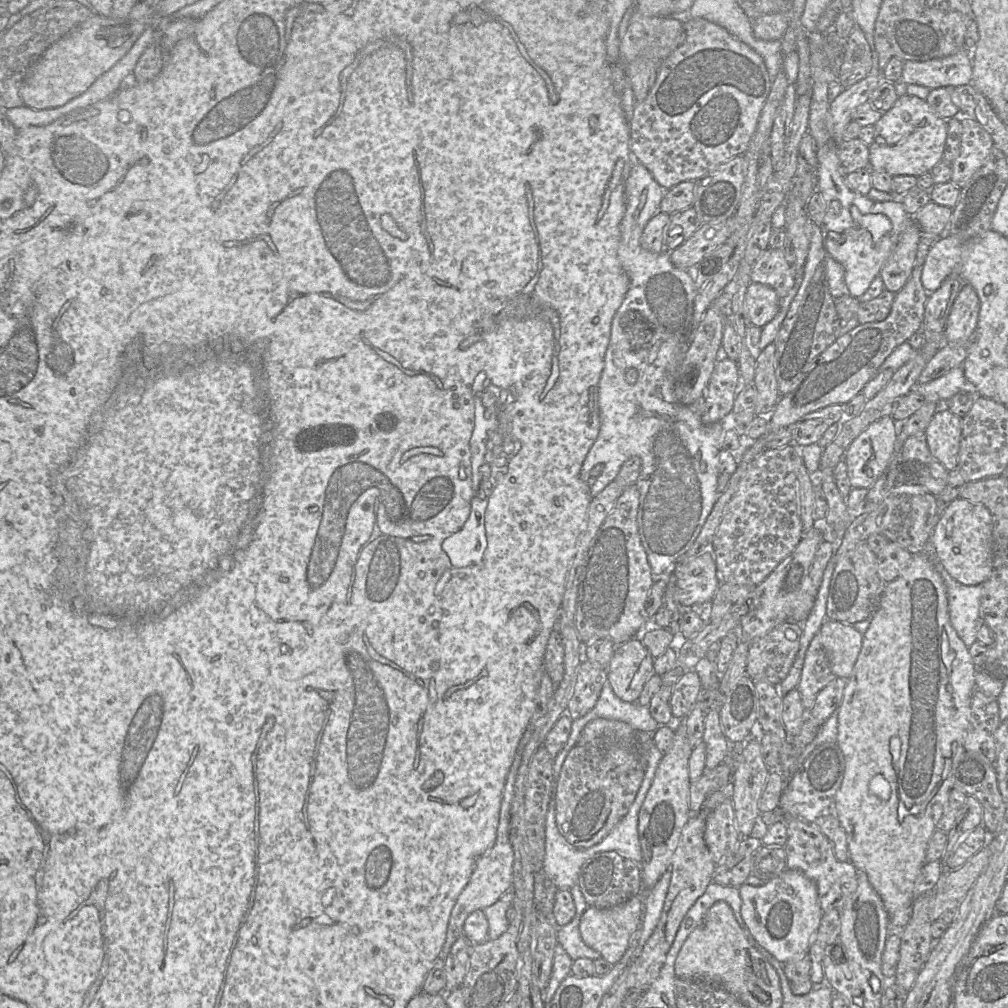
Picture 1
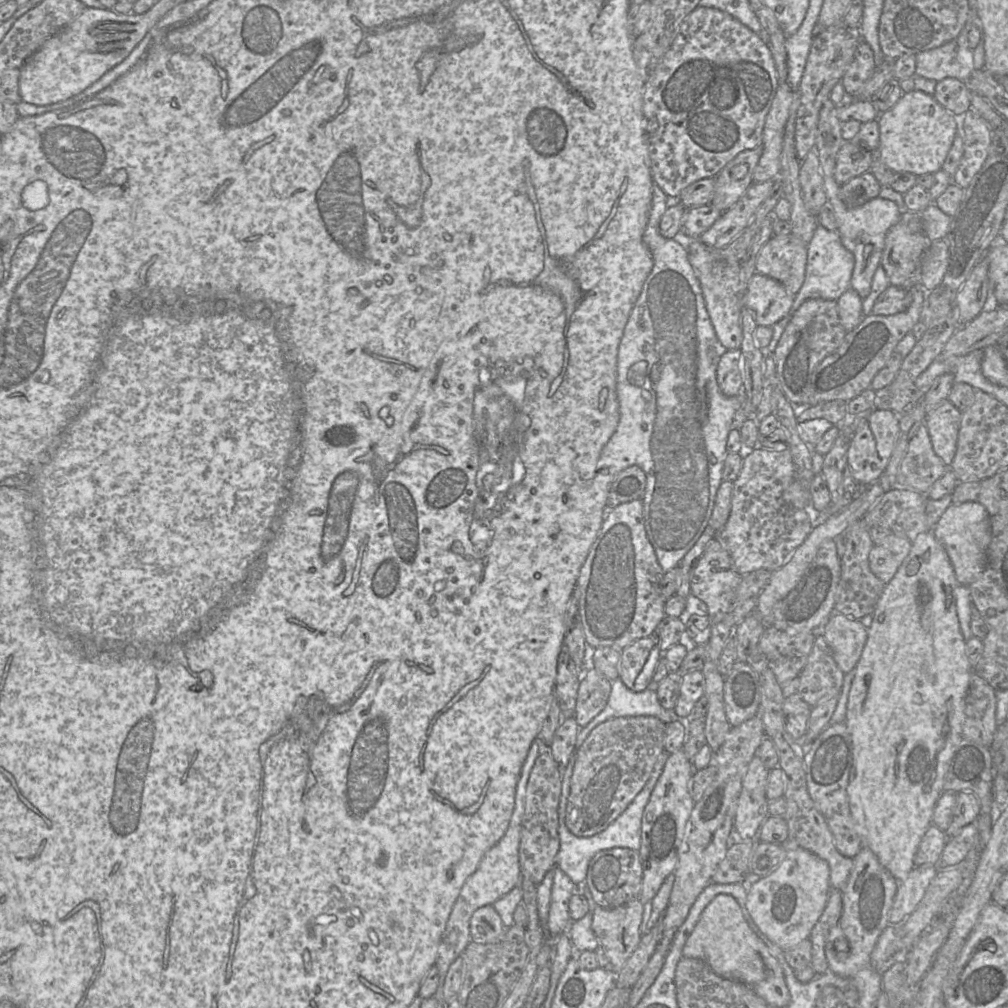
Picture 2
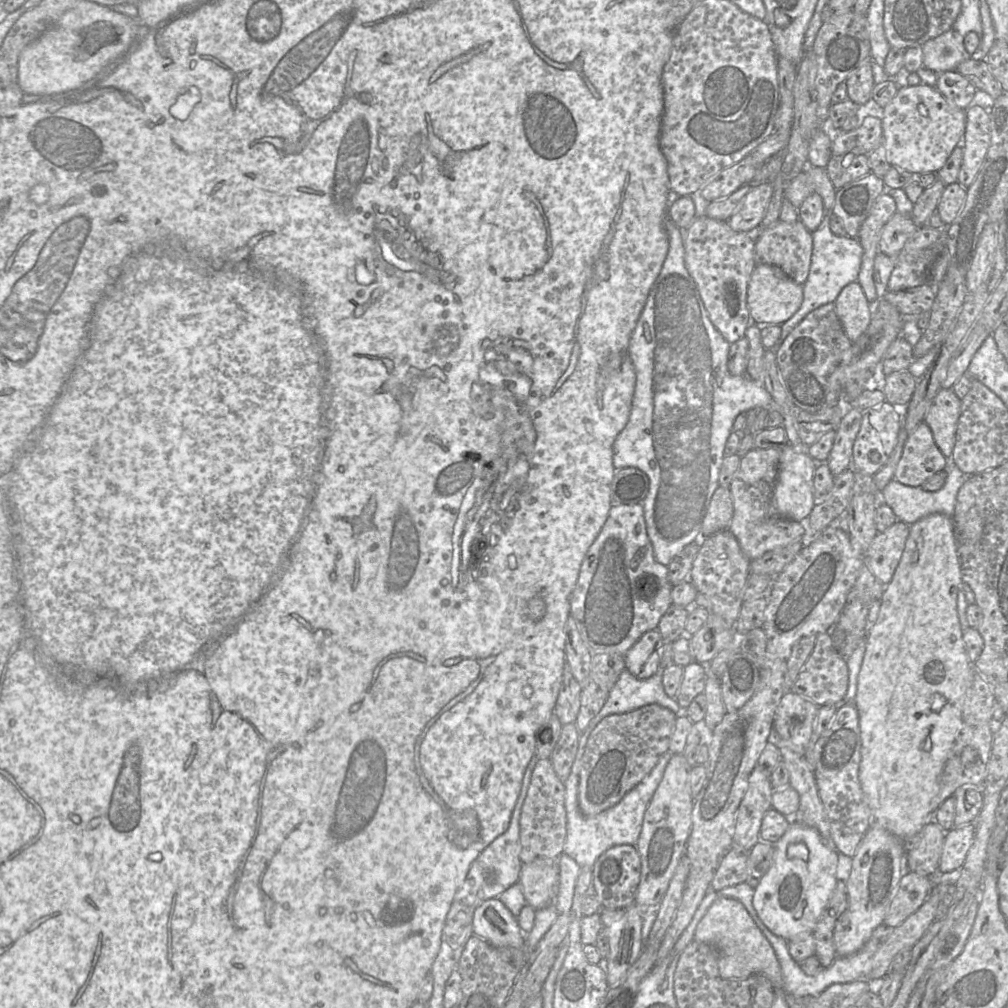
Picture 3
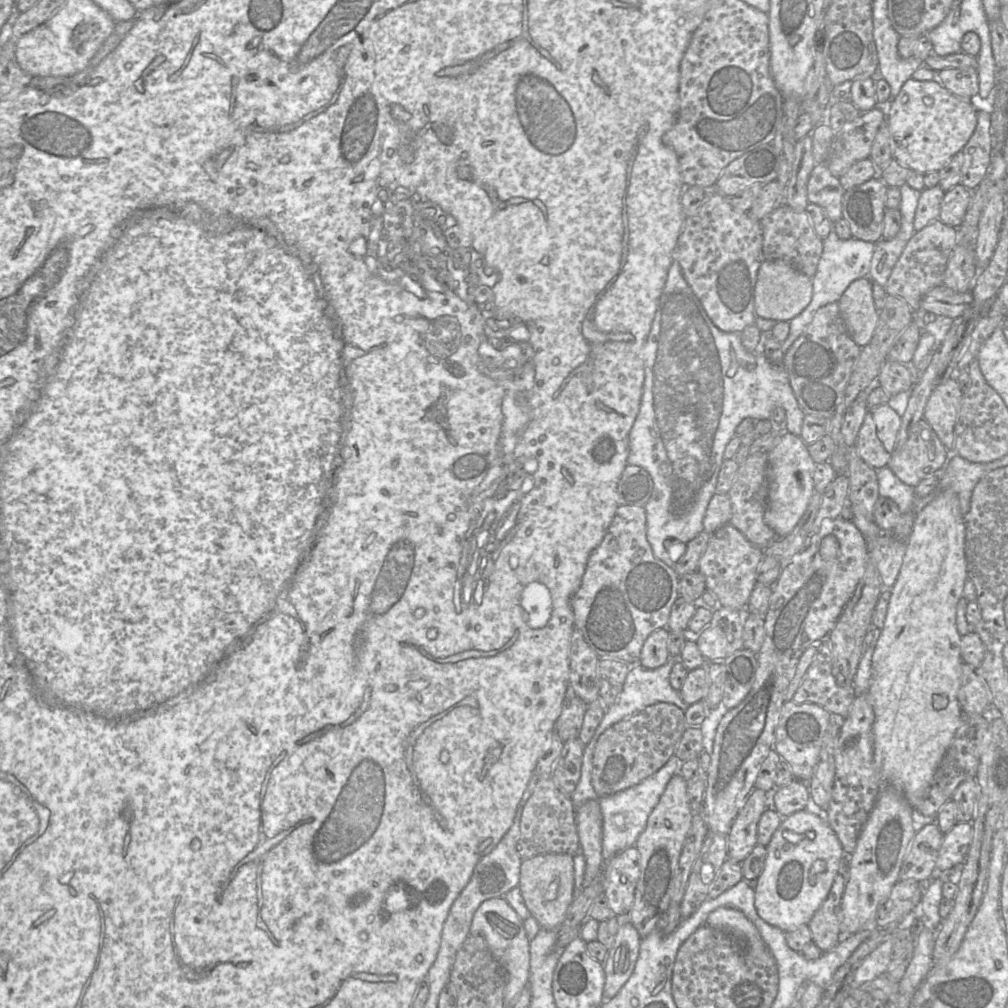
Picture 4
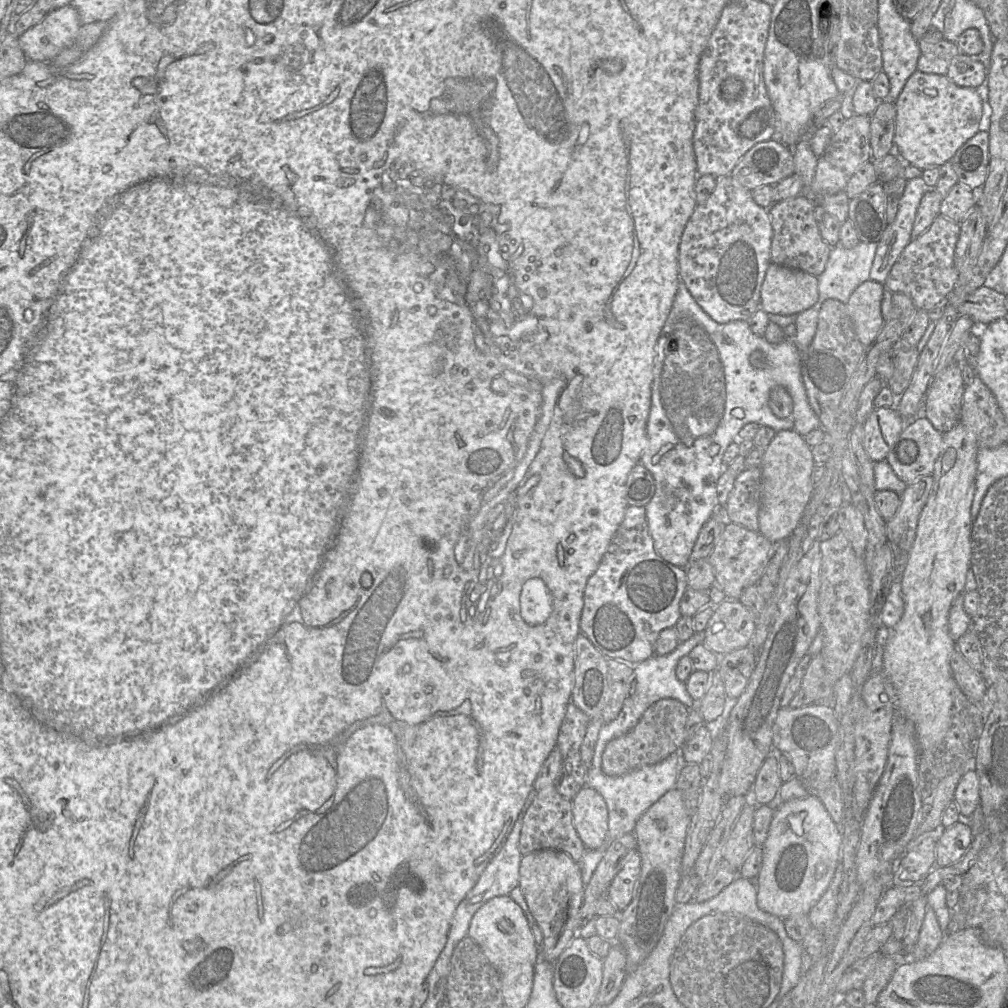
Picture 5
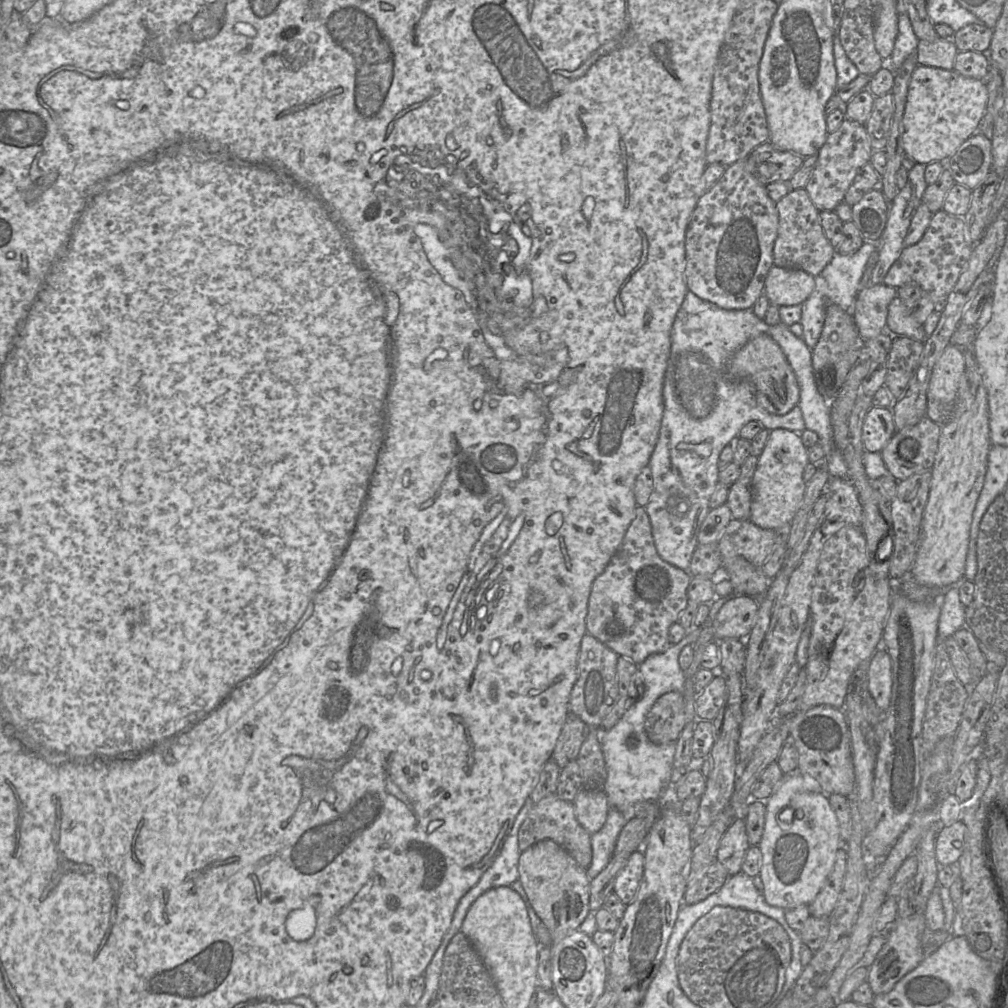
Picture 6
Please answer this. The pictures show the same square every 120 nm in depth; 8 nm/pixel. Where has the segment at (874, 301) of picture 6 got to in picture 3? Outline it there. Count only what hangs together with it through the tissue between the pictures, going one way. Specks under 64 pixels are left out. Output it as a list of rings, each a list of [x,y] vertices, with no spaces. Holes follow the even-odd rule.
[[[857,281],[846,285],[834,304],[845,334],[850,341],[856,341],[869,326],[874,306],[868,302]]]

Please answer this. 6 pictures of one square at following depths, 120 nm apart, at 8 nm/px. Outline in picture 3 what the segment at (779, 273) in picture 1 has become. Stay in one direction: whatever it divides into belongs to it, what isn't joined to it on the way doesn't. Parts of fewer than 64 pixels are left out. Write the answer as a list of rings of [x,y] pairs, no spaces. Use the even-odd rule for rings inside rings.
[[[778,220],[770,227],[760,231],[755,245],[755,262],[757,265],[777,266],[794,282],[803,285],[809,275],[812,251],[812,232],[806,228],[801,220],[794,223]]]

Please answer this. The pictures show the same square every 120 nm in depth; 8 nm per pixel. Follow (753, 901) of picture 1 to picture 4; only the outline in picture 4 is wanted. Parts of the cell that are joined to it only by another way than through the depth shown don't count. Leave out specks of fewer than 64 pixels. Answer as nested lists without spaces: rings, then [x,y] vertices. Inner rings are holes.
[[[801,810],[783,820],[766,846],[767,856],[755,888],[755,908],[768,924],[784,932],[809,923],[828,896],[844,851],[824,816]]]

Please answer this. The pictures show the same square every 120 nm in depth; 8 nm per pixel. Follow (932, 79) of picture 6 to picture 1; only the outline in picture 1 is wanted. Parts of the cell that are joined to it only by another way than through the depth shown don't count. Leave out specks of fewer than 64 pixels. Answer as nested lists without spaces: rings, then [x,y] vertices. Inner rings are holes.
[[[904,95],[884,112],[874,125],[874,141],[869,146],[869,168],[890,176],[920,176],[943,160],[947,120],[933,112],[926,100]]]

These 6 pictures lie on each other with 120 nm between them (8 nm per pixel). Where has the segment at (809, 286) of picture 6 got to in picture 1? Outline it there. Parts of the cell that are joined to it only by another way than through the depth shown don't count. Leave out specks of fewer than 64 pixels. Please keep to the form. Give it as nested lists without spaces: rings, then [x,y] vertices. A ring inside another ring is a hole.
[[[751,282],[745,295],[745,308],[752,325],[762,328],[779,311],[780,298],[773,288]]]

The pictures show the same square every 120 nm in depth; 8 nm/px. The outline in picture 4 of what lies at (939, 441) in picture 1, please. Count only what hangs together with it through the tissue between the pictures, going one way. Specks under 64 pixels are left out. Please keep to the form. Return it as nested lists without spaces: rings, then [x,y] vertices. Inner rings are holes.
[[[955,377],[940,382],[934,388],[923,415],[951,453],[955,444],[955,425],[962,396],[963,392]]]

